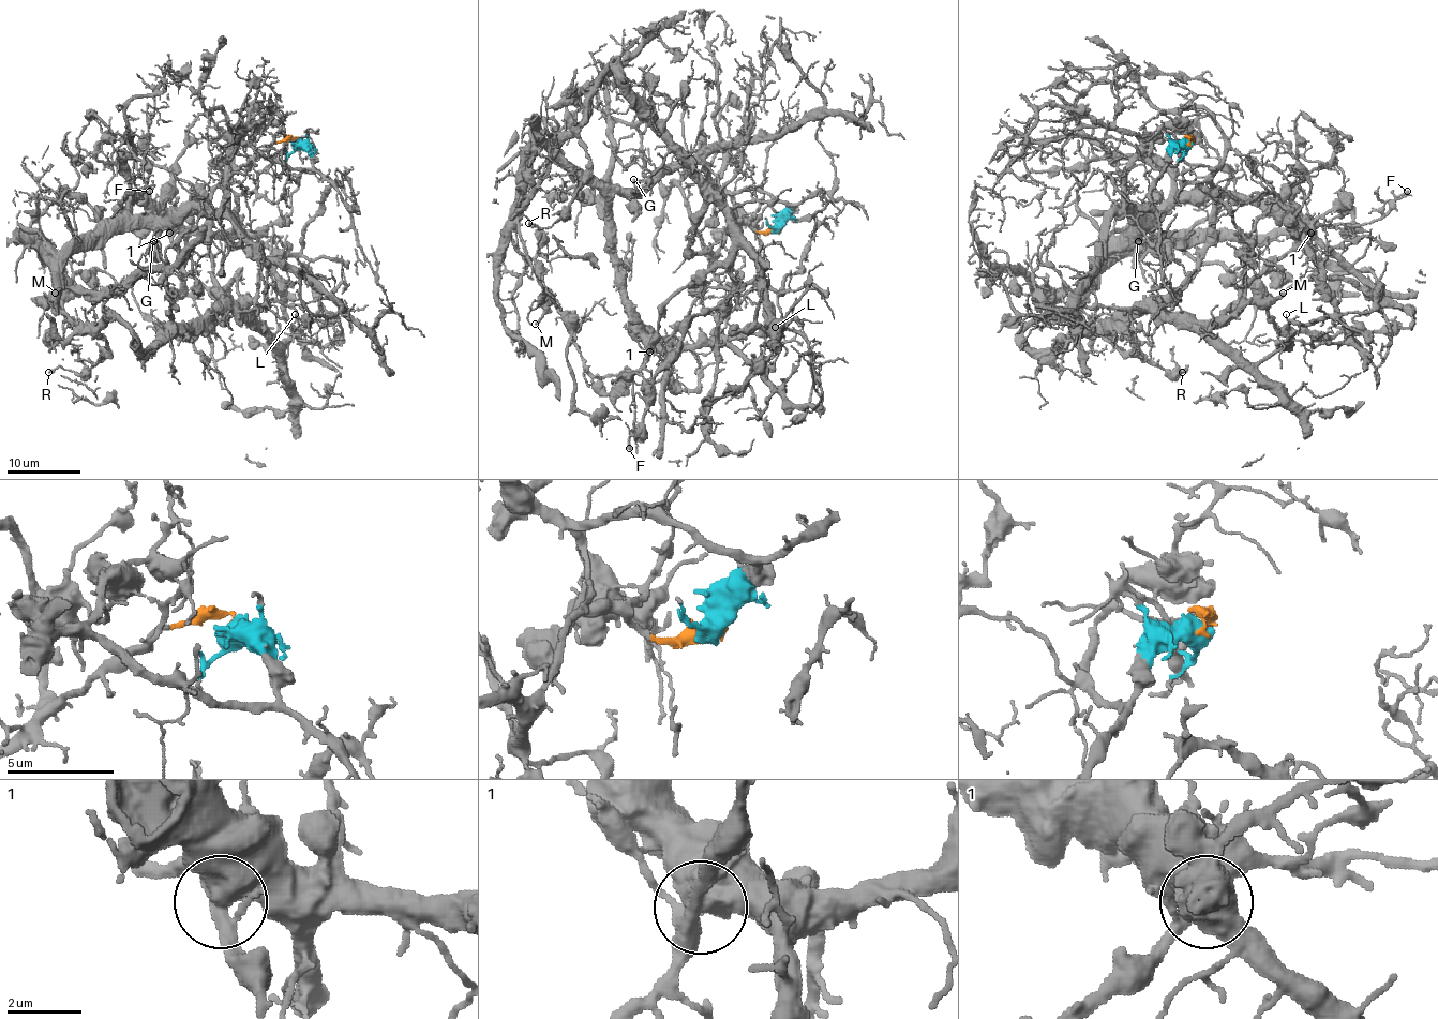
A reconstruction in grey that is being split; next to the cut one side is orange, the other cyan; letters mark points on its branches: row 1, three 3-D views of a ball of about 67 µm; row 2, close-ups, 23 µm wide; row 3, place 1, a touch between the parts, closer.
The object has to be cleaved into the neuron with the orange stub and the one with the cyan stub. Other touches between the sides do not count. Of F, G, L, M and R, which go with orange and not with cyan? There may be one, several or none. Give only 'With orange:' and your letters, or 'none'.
With orange: F, L, R

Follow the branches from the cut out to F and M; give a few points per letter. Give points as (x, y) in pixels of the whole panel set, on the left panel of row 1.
F: (299, 143), (275, 140), (212, 193), (212, 283), (251, 321), (184, 270), (166, 227), (152, 224), (148, 191)
M: (299, 143), (310, 168), (240, 145), (218, 212), (38, 248), (63, 279), (55, 291)

